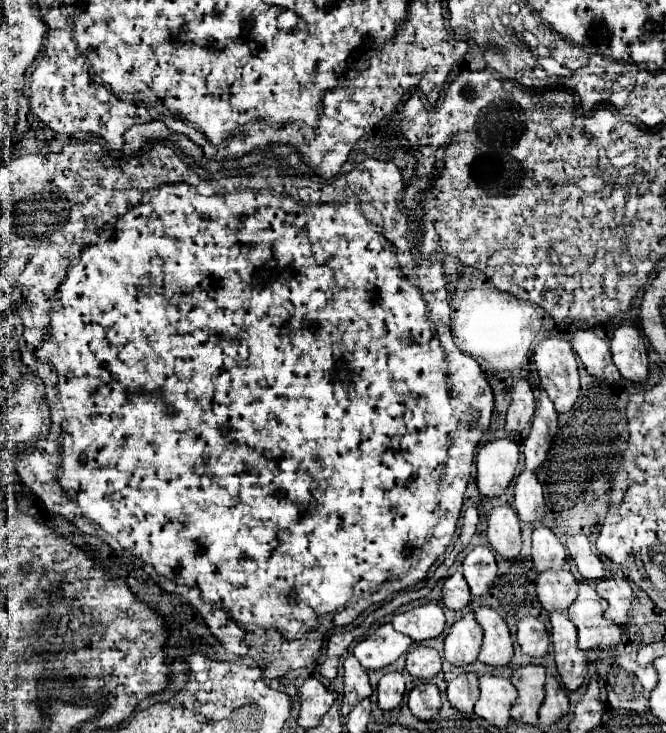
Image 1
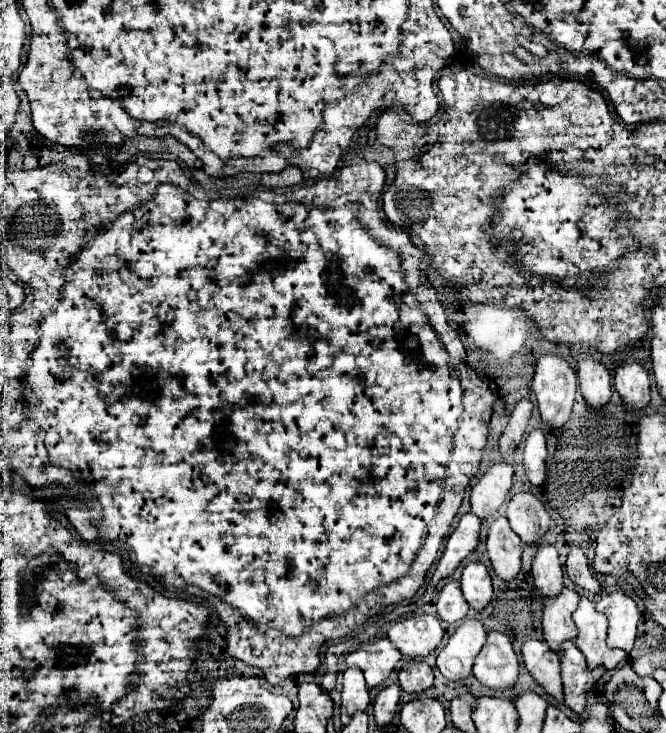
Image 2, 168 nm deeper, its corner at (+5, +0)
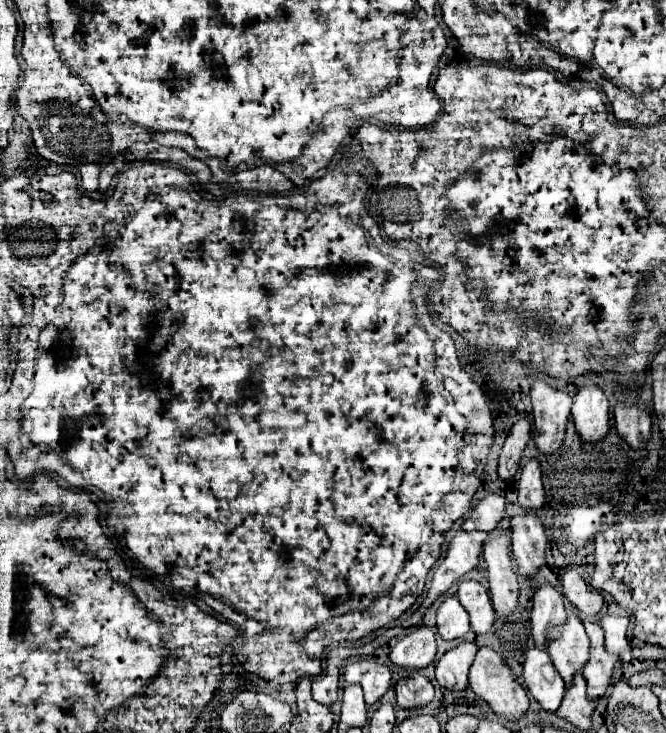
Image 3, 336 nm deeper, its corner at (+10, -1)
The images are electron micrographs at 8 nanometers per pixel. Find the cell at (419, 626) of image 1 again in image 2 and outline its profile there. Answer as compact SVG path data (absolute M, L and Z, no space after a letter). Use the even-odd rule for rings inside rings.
M415 615L399 619L387 633L389 641L407 657L417 659L429 655L443 639L441 619L435 615Z

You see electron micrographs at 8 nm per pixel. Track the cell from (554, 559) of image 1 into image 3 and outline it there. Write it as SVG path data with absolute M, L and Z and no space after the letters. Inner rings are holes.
M544 582L534 592L532 602L534 602L532 616L530 616L532 638L536 646L546 646L546 628L554 624L562 624L566 620L564 596L550 582Z

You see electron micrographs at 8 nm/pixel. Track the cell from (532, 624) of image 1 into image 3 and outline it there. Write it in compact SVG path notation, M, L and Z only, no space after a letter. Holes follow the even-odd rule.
M530 648L526 652L522 676L528 686L528 692L540 702L540 706L548 712L556 712L562 702L566 684L562 676L558 676L558 670L554 668L546 650Z

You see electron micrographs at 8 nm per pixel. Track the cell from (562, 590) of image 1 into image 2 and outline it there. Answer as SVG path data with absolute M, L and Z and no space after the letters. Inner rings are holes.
M563 589L559 597L545 601L543 637L553 651L559 651L563 641L573 641L577 637L577 627L571 619L577 603L579 595L571 589Z

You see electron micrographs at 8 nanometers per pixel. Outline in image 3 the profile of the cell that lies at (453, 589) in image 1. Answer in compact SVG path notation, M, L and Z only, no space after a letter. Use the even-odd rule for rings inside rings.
M456 596L446 598L438 606L438 610L436 610L436 628L438 628L438 634L444 640L462 638L470 630L468 616L466 616L466 612L464 612L464 608L458 602Z

